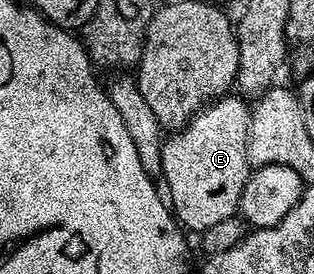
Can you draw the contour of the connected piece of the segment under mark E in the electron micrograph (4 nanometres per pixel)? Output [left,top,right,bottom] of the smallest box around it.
[162,93,251,233]

